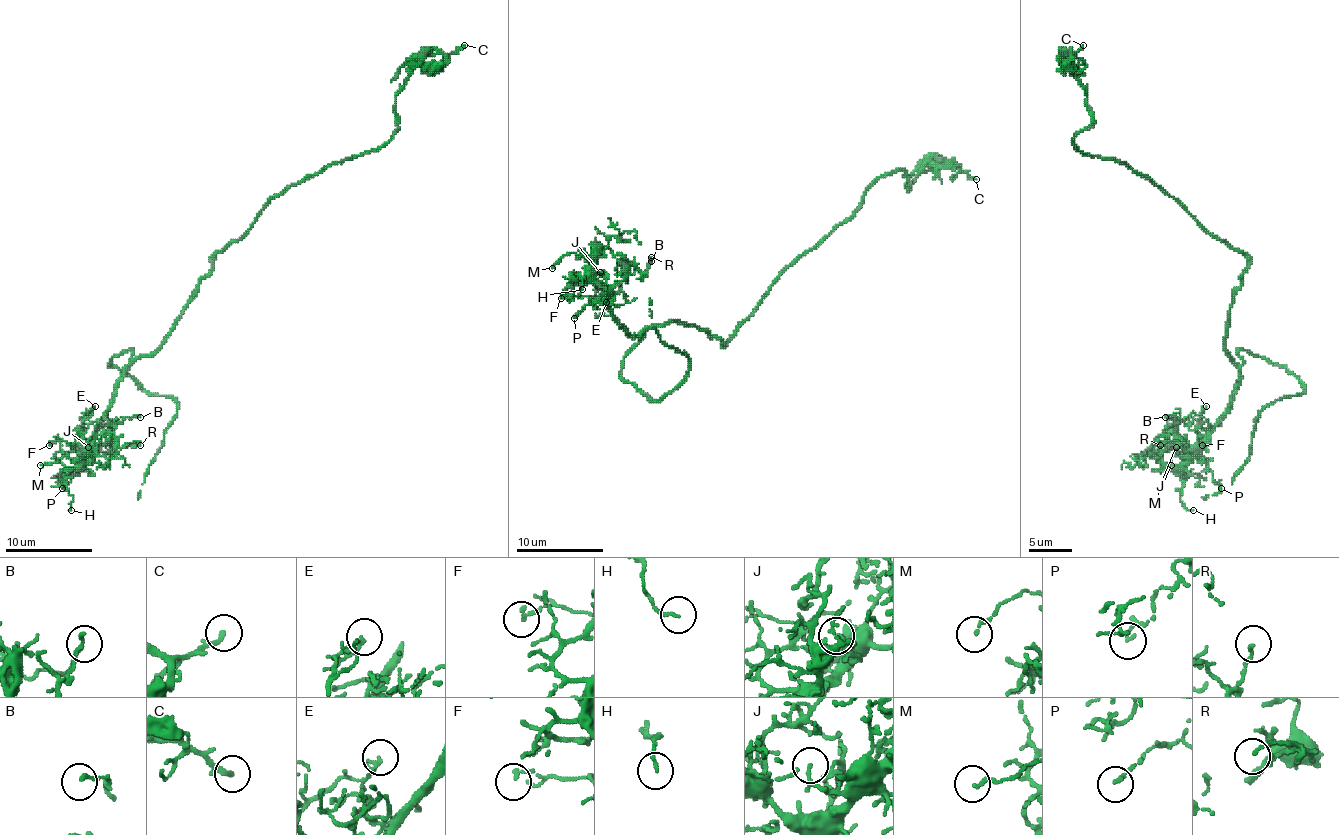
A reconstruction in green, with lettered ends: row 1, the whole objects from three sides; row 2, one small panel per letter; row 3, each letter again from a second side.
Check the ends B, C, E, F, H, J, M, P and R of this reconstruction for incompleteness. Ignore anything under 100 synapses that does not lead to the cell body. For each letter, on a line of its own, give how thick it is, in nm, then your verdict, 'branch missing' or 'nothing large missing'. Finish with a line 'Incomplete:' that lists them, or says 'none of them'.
B: 150 nm | nothing large missing
C: 200 nm | nothing large missing
E: 140 nm | nothing large missing
F: 160 nm | nothing large missing
H: 120 nm | nothing large missing
J: 140 nm | nothing large missing
M: 150 nm | nothing large missing
P: 150 nm | nothing large missing
R: 140 nm | nothing large missing
Incomplete: none of them

